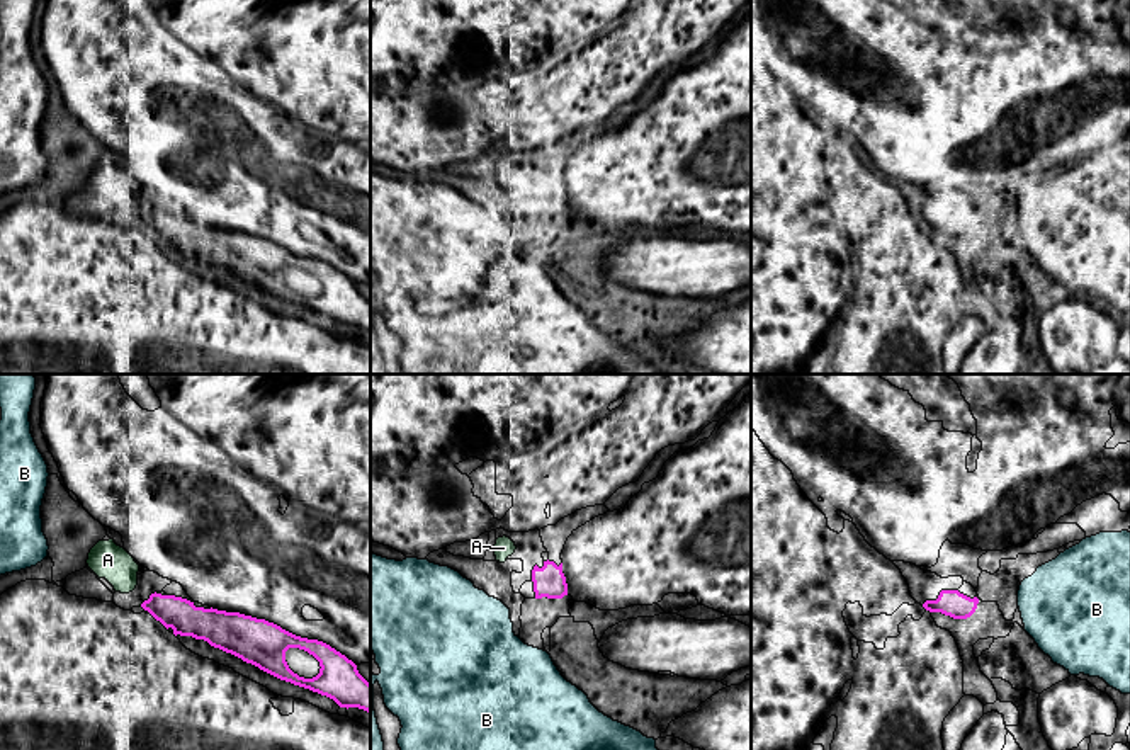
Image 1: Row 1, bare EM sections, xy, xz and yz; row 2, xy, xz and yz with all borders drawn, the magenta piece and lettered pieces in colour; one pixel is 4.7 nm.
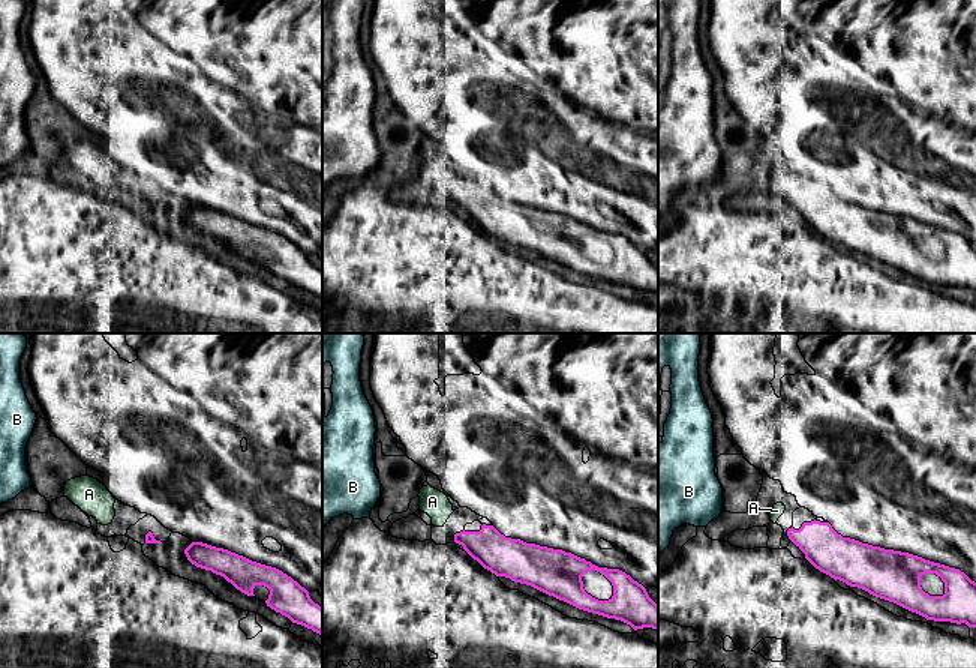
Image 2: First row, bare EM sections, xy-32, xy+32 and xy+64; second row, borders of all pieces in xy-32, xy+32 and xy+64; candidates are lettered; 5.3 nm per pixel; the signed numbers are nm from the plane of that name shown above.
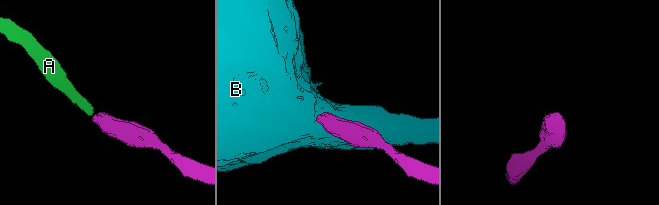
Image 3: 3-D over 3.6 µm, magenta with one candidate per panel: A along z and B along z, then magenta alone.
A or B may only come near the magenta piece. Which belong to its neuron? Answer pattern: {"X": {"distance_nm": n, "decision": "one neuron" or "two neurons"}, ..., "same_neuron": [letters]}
{"A": {"distance_nm": 80, "decision": "one neuron"}, "B": {"distance_nm": 140, "decision": "two neurons"}, "same_neuron": ["A"]}

